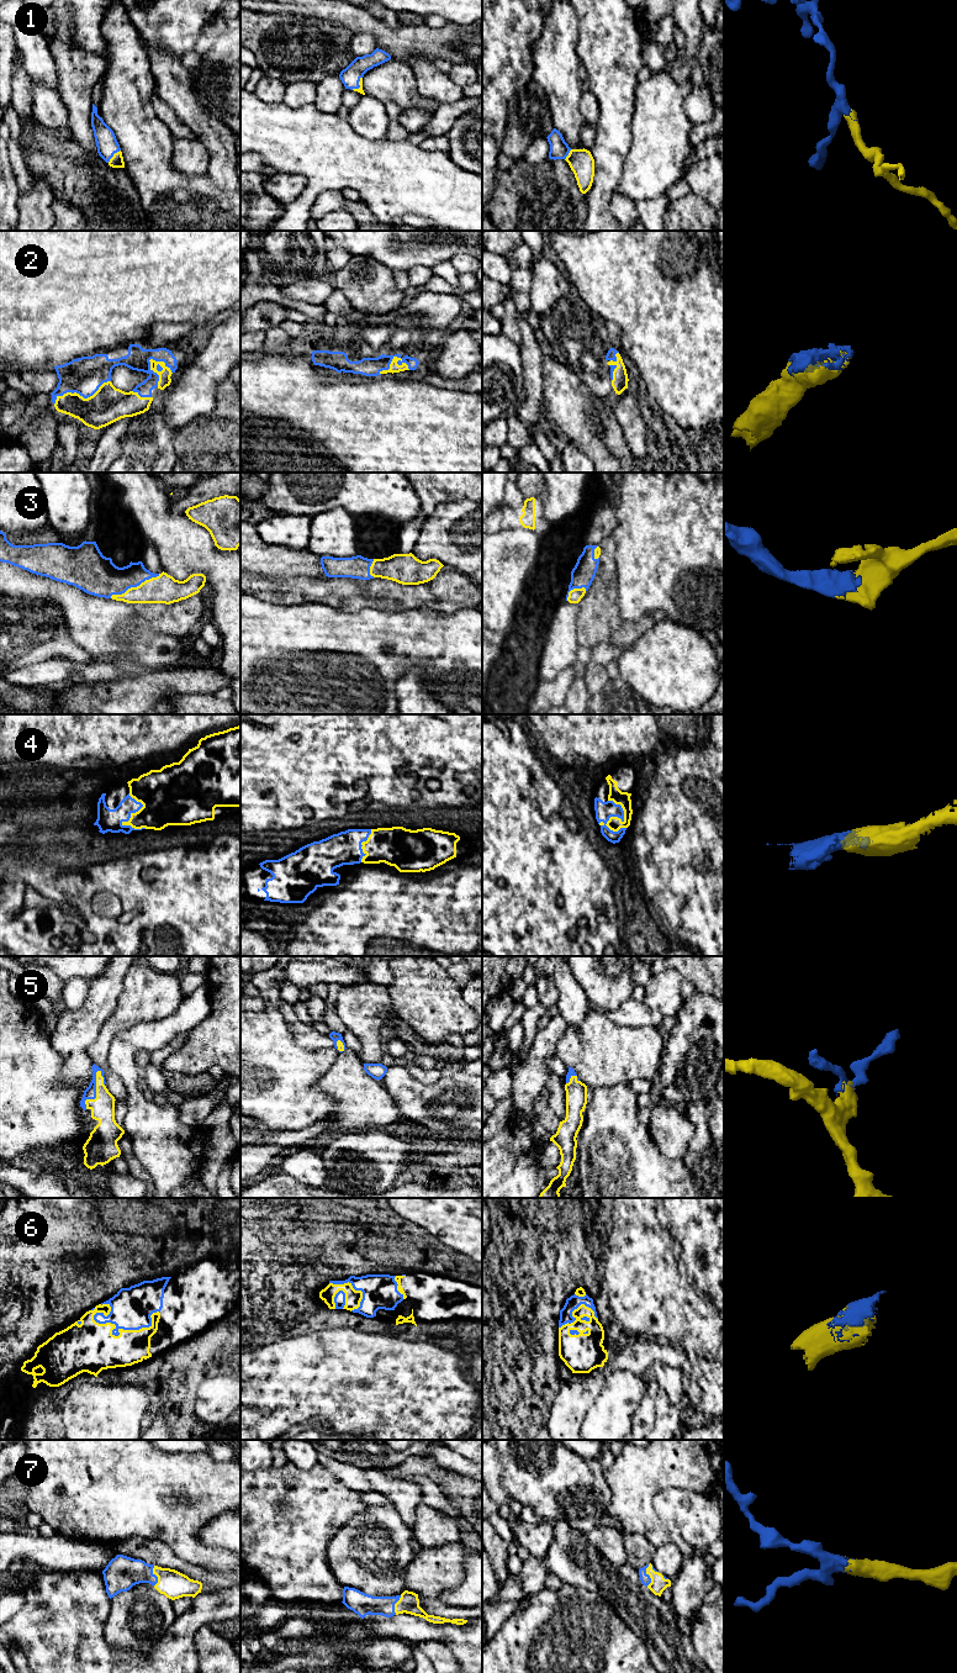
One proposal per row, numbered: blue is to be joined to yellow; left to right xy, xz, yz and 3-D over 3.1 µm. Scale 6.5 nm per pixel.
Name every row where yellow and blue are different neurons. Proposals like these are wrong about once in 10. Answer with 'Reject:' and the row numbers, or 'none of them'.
Reject: none of them

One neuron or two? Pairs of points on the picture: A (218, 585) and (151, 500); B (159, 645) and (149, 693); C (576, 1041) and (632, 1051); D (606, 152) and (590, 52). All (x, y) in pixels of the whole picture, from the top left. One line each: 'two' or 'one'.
A: one
B: two
C: one
D: one

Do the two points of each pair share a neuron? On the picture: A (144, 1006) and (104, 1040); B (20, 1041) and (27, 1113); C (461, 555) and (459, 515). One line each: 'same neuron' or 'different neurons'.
A: same neuron
B: same neuron
C: same neuron

